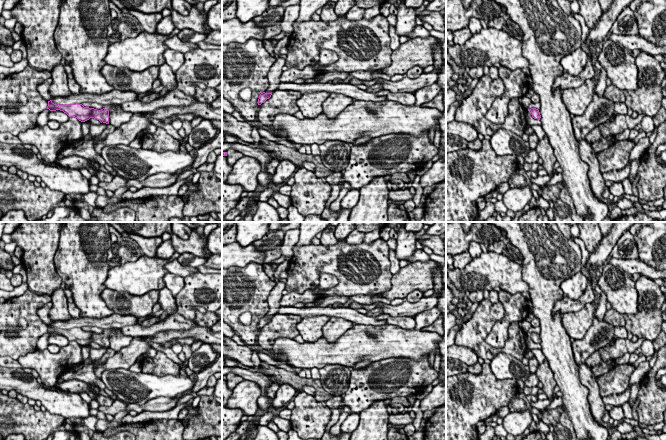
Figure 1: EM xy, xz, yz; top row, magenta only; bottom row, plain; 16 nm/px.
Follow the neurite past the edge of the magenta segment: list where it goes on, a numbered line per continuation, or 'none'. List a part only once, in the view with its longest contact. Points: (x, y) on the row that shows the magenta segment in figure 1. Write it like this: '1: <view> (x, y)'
1: xy (172, 98)

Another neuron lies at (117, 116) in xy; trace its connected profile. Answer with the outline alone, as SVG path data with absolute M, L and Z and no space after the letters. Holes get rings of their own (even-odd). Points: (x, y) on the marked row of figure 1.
M119 106L109 110L109 124L115 128L130 121L133 113L122 110Z

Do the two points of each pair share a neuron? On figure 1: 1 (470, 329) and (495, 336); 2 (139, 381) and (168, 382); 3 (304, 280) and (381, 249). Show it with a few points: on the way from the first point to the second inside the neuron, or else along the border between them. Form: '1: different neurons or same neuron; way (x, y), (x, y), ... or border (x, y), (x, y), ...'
1: different neurons; border (503, 316), (495, 323), (485, 339), (494, 348)
2: same neuron; way (146, 382), (161, 382)
3: same neuron; way (322, 261), (338, 250), (362, 249)

